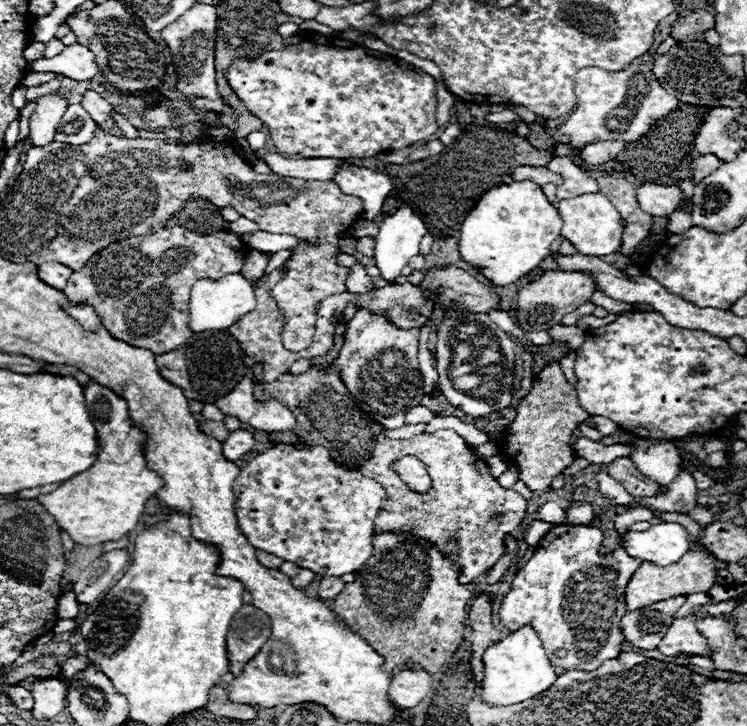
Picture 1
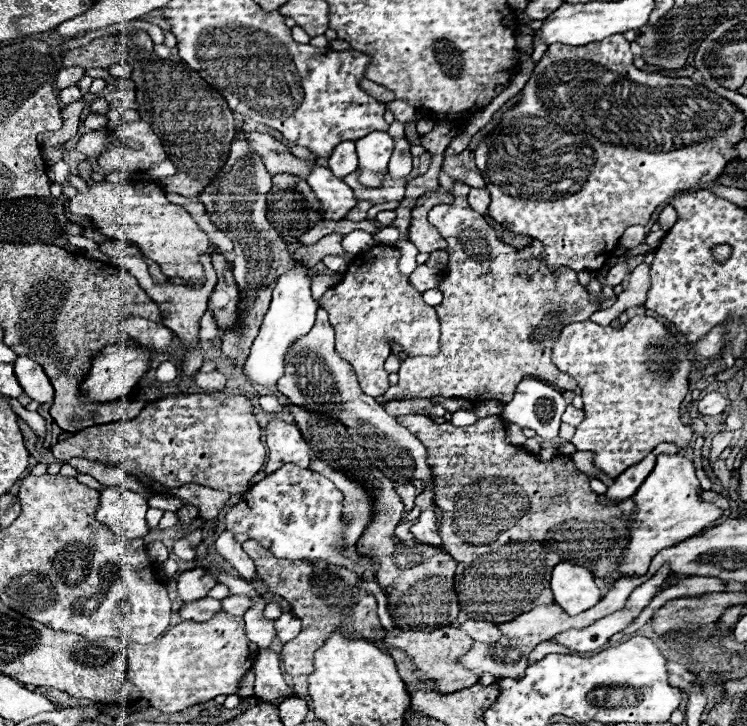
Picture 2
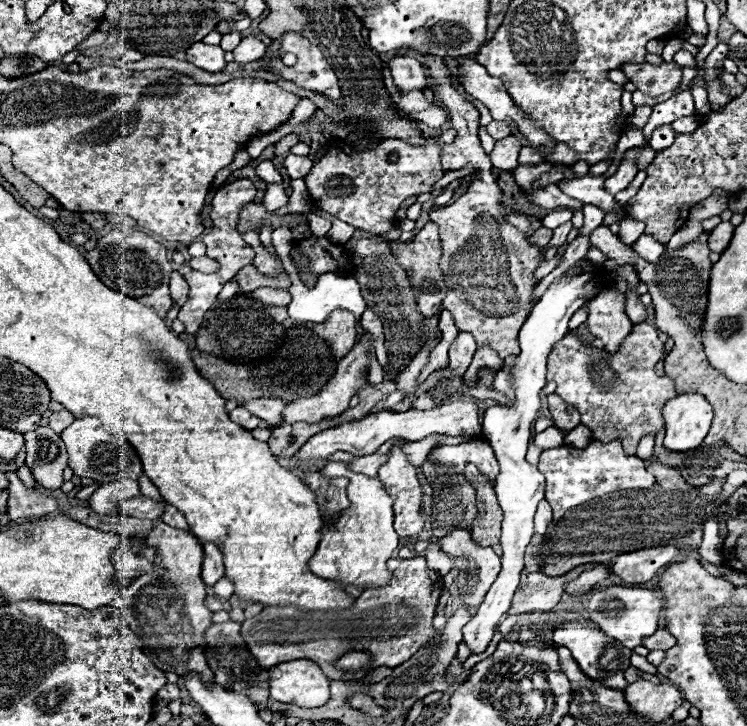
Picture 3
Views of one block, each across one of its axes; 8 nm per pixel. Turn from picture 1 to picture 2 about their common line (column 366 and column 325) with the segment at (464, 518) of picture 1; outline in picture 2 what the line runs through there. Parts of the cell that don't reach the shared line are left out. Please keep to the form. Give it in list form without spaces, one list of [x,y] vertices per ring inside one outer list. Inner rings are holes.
[[[312,456],[312,470],[316,470],[318,474],[324,474],[336,484],[338,490],[342,490],[344,494],[342,514],[344,514],[344,530],[346,530],[344,538],[346,538],[346,546],[354,548],[364,528],[368,528],[372,522],[372,514],[374,514],[372,494],[368,494],[364,486],[354,482],[350,476],[334,470],[328,462],[320,460],[318,456]]]

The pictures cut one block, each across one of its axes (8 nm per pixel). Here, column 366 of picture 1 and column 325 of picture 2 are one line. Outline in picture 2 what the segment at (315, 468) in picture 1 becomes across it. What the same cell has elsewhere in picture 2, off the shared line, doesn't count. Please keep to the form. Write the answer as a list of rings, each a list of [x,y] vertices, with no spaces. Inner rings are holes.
[[[284,464],[280,470],[274,474],[266,476],[258,484],[250,486],[248,492],[242,494],[242,500],[230,508],[226,514],[226,528],[232,530],[234,534],[248,534],[252,540],[258,540],[264,548],[268,548],[276,558],[288,558],[288,560],[328,560],[338,566],[346,566],[348,570],[364,576],[370,580],[376,576],[376,562],[368,556],[364,556],[364,564],[354,564],[346,556],[342,556],[340,550],[344,552],[354,552],[344,548],[344,524],[342,524],[342,492],[322,474],[302,470],[294,464]]]

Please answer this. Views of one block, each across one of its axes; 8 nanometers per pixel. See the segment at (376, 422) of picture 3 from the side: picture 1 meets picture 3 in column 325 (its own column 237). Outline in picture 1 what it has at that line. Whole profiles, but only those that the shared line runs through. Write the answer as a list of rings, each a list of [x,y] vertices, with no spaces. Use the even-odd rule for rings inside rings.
[[[234,430],[222,442],[222,454],[230,458],[230,462],[238,462],[244,454],[248,454],[254,446],[254,436],[248,430]]]

